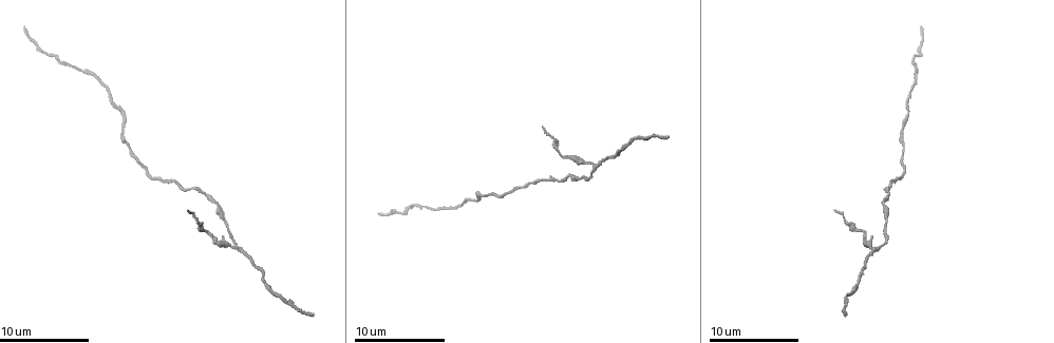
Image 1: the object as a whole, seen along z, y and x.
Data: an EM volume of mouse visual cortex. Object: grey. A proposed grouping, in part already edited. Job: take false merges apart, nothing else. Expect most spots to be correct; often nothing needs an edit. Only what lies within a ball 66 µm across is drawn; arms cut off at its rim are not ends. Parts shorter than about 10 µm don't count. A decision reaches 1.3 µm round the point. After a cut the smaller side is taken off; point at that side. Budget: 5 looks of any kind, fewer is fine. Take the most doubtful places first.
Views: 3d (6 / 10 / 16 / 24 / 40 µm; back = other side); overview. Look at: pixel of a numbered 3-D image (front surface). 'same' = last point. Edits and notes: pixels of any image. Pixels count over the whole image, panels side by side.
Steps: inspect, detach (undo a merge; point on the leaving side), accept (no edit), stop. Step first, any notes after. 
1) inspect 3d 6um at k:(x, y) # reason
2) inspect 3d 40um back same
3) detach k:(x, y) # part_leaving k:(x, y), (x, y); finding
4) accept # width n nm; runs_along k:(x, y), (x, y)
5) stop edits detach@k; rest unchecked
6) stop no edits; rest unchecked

inspect 3d 10um at 1:(220, 218) # thick turns thin

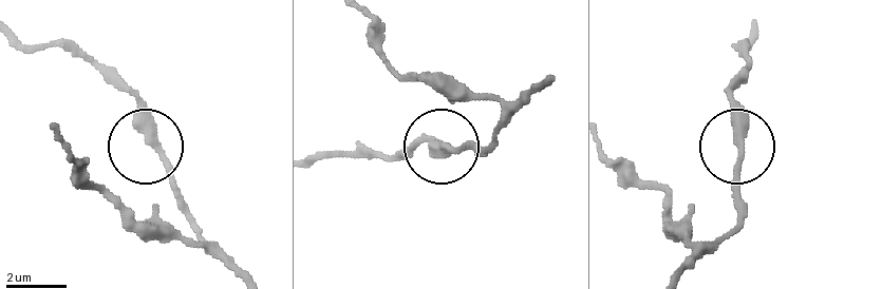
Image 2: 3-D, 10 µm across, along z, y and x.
accept # width 320 nm; all the same cell

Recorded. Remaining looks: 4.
inspect 3d 10um at 1:(123, 111) # thin neck

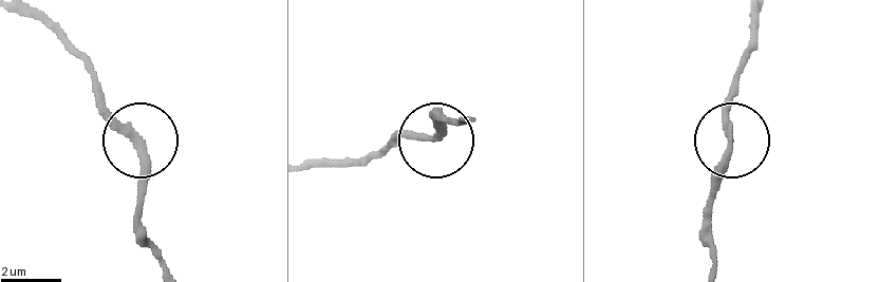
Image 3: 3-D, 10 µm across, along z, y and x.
accept # runs_along 3:(468, 121), (435, 121), (435, 136), (385, 144); one cell here

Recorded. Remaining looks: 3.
inspect 3d 10um at 1:(518, 187)

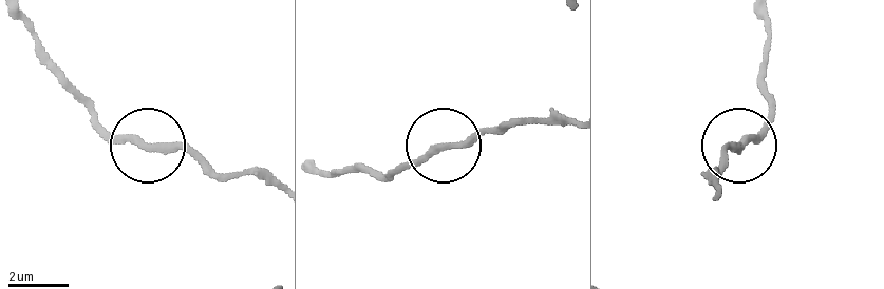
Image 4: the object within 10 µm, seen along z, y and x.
accept # width 240 nm; runs_along 4:(438, 143), (393, 178); all the same cell

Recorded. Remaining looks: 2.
stop no edits; rest unchecked

